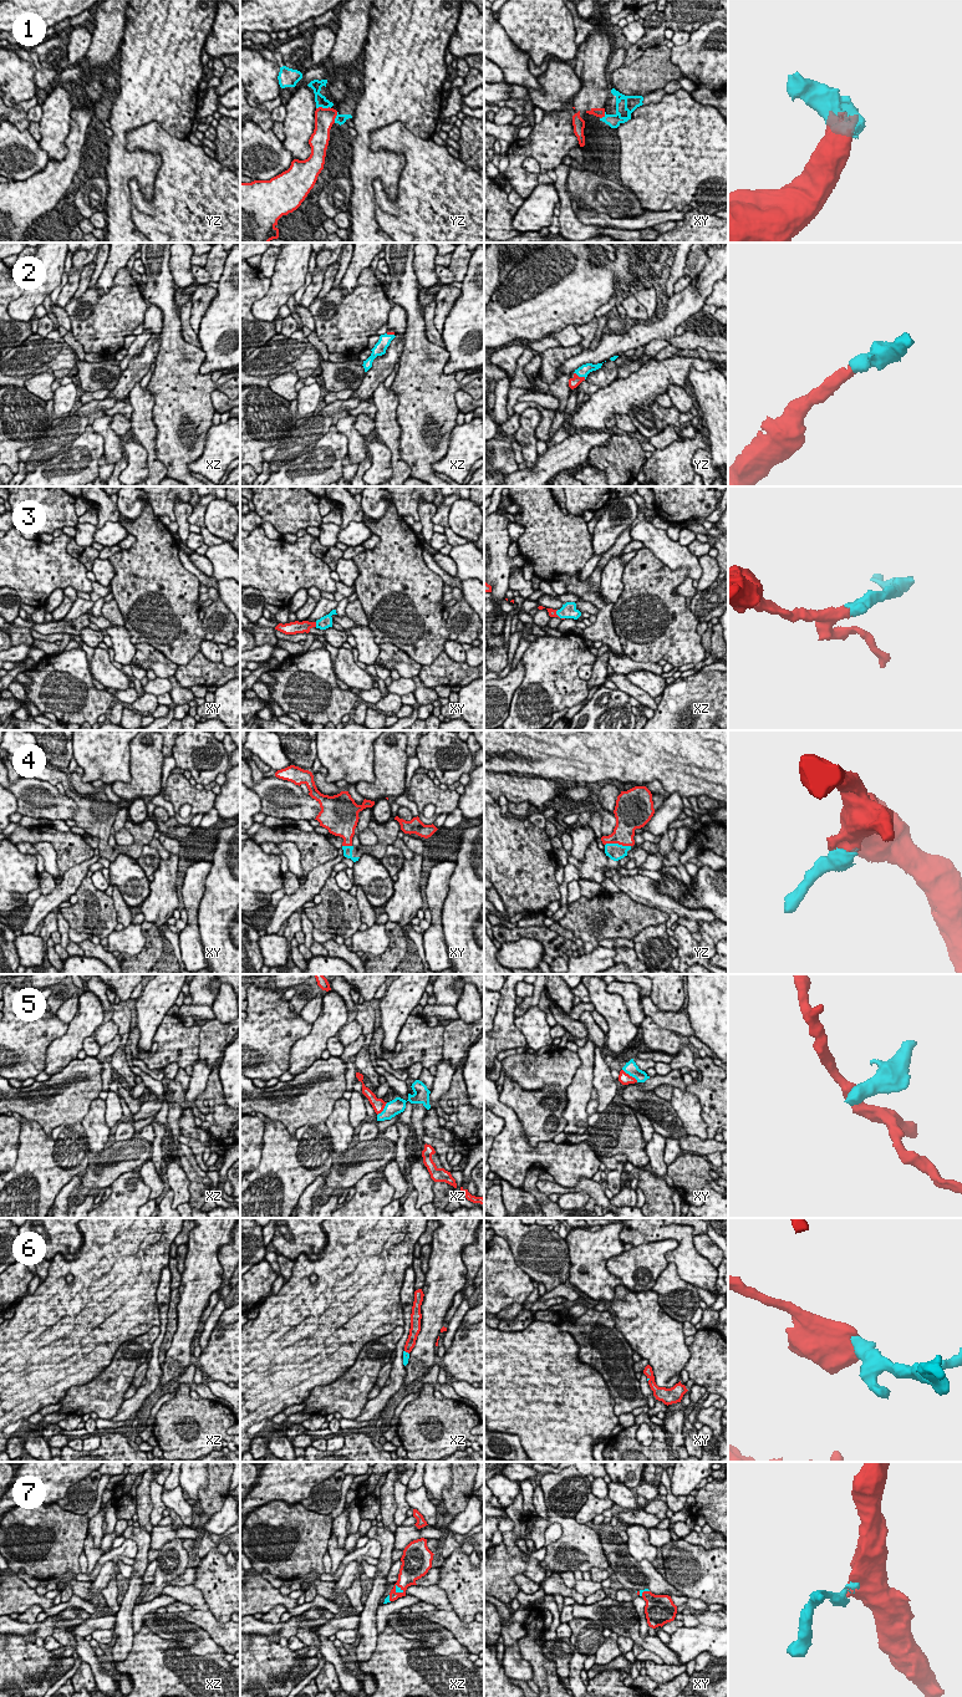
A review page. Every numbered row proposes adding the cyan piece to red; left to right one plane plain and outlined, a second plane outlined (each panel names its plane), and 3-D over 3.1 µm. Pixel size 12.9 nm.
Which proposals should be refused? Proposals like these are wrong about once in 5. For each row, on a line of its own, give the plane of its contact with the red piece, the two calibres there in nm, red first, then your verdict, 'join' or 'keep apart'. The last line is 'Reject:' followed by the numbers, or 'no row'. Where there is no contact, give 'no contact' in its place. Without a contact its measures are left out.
1: meets red in yz; 260 nm thick on the red side, 140 nm on the other; keep apart
2: meets red in yz; 130 nm thick on the red side, 140 nm on the other; join
3: meets red in xy; 160 nm thick on the red side, 160 nm on the other; join
4: meets red in yz; 280 nm thick on the red side, 220 nm on the other; join
5: meets red in xy; 160 nm thick on the red side, 160 nm on the other; keep apart
6: meets red in xz; 130 nm thick on the red side, 90 nm on the other; join
7: meets red in xz; 260 nm thick on the red side, 60 nm on the other; join
Reject: 1, 5

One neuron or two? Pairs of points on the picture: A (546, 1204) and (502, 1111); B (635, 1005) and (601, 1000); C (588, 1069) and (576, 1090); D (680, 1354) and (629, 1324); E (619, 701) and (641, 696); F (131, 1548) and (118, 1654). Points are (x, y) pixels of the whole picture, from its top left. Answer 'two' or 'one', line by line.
A: two
B: two
C: one
D: one
E: two
F: two

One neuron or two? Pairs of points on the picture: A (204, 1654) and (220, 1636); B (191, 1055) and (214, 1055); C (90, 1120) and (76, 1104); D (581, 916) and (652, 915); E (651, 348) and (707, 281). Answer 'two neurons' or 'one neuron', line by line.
A: two neurons
B: two neurons
C: two neurons
D: one neuron
E: two neurons

